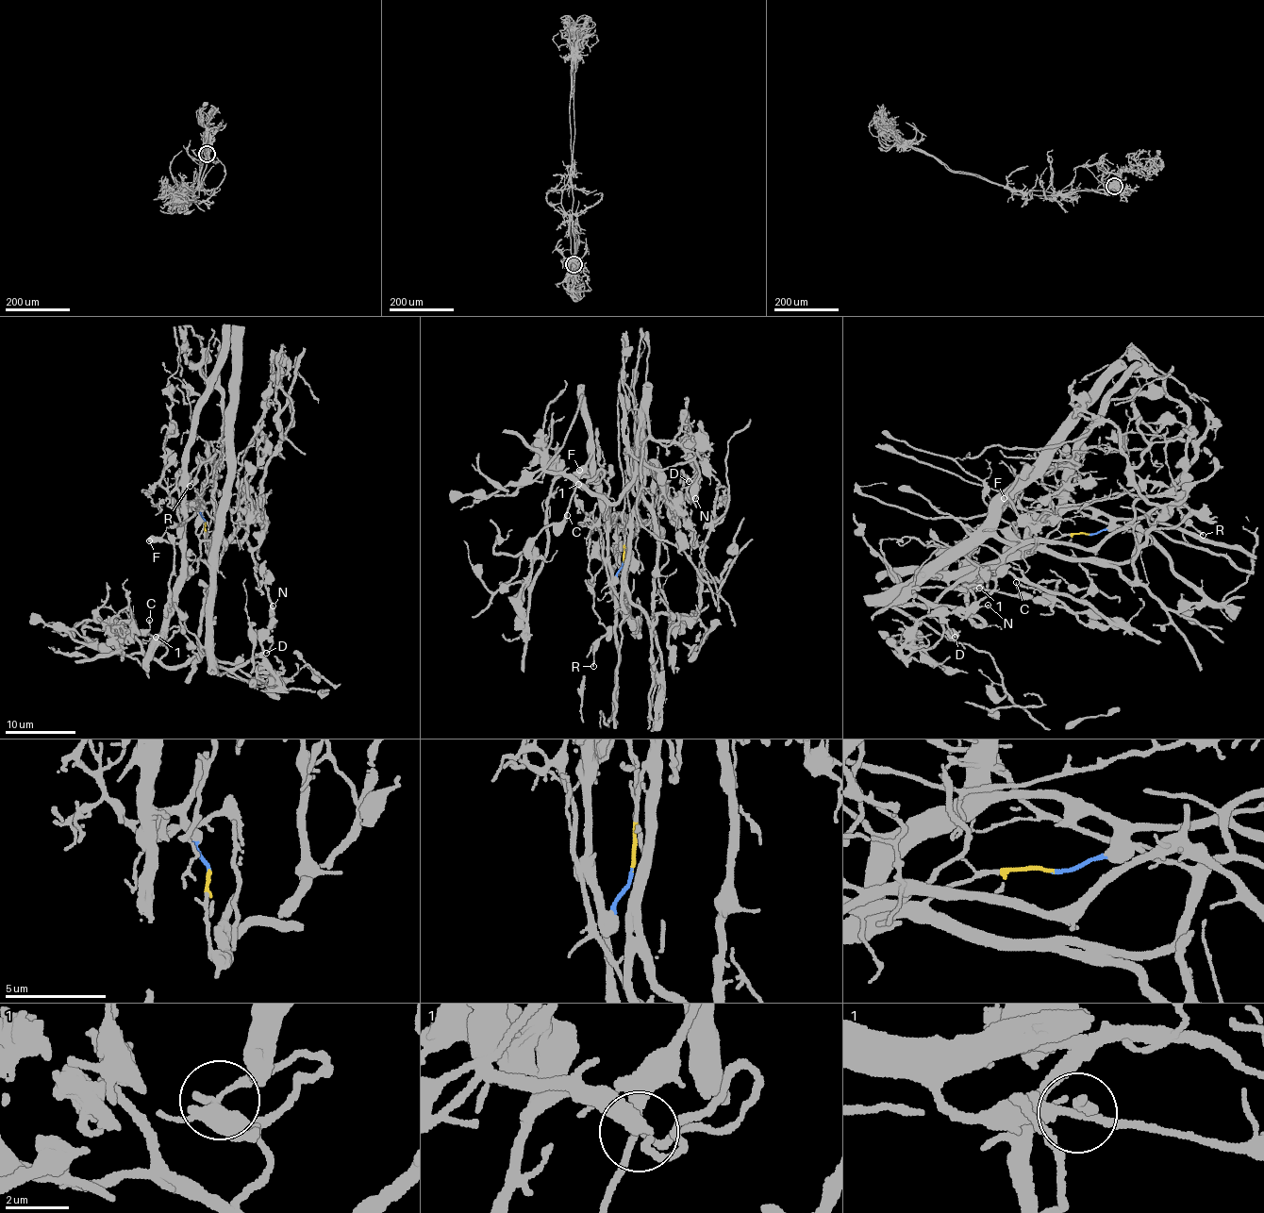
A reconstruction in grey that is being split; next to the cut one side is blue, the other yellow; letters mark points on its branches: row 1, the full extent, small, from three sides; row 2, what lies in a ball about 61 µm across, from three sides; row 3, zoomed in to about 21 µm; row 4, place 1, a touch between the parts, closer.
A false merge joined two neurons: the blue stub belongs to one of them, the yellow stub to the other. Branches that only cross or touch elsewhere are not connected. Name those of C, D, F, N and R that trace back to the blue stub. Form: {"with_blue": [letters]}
{"with_blue": ["C", "F", "R"]}

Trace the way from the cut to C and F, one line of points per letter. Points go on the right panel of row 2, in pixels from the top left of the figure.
C: (1089, 535), (1105, 528), (1106, 515), (1059, 507), (1015, 553), (948, 583), (1008, 594), (1019, 591), (1015, 582)
F: (1089, 535), (1105, 528), (1109, 522), (1106, 515), (1095, 515), (1089, 508), (1057, 507), (1026, 522), (1003, 498)

